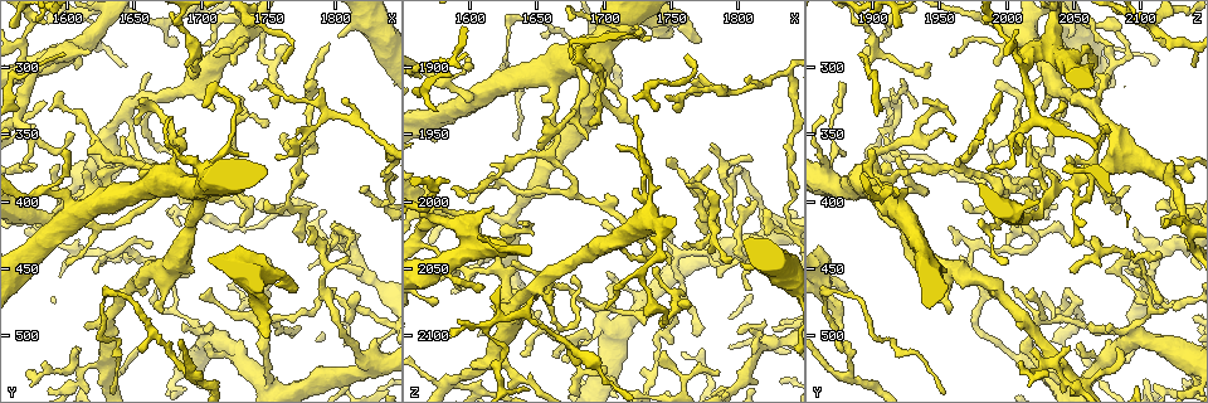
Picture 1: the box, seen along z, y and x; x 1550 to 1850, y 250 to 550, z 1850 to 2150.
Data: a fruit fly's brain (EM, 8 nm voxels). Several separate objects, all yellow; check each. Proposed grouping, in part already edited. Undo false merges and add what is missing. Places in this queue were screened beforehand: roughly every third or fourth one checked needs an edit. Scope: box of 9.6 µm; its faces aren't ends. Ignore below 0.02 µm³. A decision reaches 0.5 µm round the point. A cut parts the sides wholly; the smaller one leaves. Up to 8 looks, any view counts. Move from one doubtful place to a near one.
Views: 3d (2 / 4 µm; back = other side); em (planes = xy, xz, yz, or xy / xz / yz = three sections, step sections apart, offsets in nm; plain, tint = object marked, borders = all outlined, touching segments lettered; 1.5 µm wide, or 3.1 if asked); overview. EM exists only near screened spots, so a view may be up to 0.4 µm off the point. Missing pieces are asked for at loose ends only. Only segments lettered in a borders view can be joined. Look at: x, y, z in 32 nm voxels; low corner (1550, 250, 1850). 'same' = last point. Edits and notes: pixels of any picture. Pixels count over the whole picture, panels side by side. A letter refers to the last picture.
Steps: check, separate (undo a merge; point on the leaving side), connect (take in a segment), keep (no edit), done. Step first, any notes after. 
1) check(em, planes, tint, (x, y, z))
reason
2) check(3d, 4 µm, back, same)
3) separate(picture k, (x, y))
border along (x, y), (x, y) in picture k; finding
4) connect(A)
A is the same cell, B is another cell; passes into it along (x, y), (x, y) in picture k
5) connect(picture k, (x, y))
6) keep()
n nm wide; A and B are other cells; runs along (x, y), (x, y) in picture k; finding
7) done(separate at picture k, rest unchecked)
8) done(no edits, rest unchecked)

check(em, xz, step 4, tint, (1754, 452, 2084))
abrupt turn

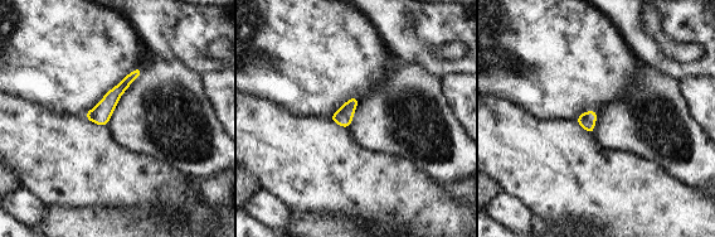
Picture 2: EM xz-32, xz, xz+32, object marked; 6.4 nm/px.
check(em, xy, step 4, borders, same)

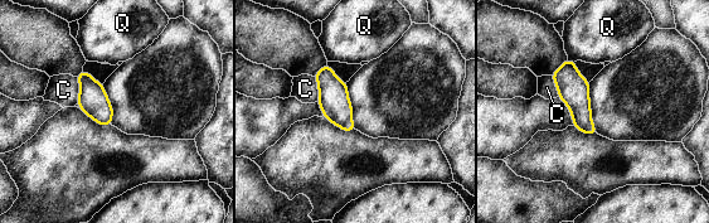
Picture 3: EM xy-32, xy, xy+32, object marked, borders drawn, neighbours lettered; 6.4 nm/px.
keep()
C touches over 180 nm; C and Q are other cells; continuous, no second neuron

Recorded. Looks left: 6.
check(3d, 4 µm, (1606, 506, 2048))
thin end

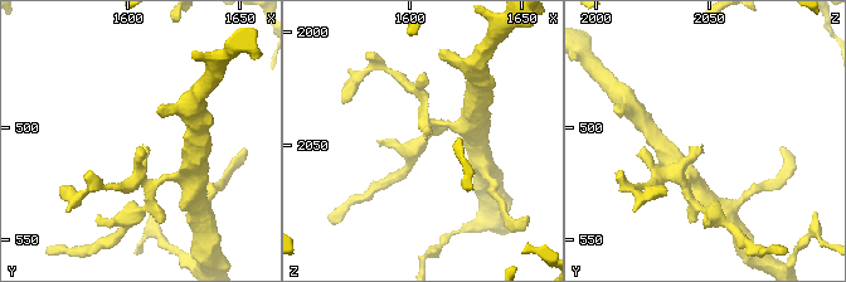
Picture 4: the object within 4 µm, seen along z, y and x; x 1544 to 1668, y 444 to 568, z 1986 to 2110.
check(em, planes, borders, (1607, 508, 2048))

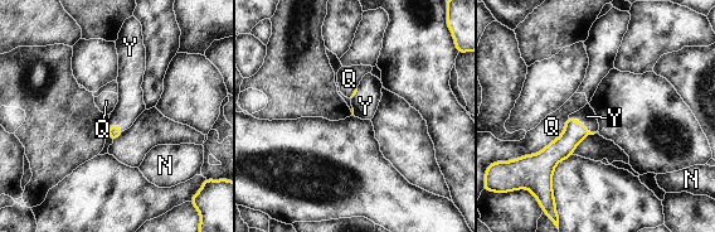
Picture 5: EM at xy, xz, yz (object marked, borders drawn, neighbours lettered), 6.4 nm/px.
connect(Y)
Y is the same cell, N and Q are other cells; passes into it along (574, 131), (582, 124), (587, 116) in picture 5; the neuron continues

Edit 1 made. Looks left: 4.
check(overview)

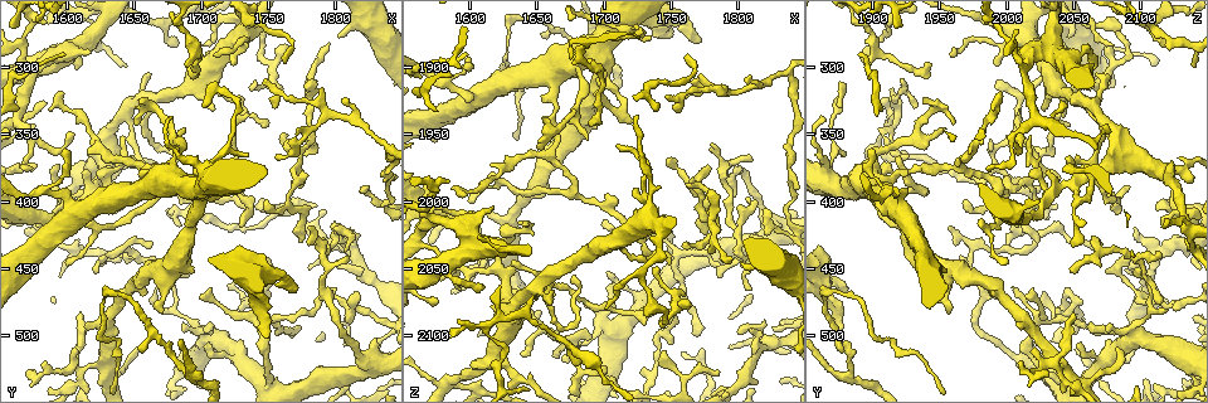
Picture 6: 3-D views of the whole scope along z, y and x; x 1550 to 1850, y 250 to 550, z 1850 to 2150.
check(3d, 2 µm, back, (1692, 530, 1882))
arms part here

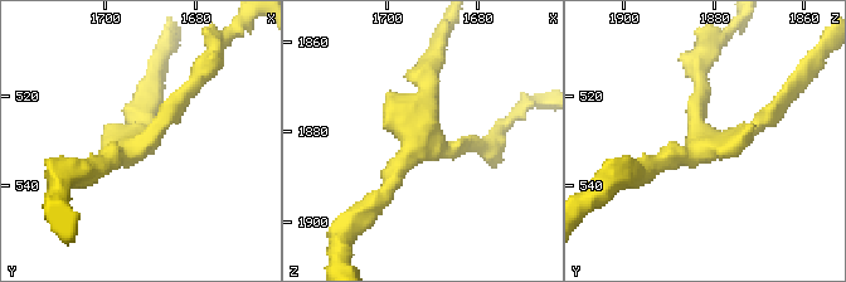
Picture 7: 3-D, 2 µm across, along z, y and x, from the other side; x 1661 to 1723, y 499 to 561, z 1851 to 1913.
check(em, yz, step 4, tint, (1691, 531, 1883))
3 arms

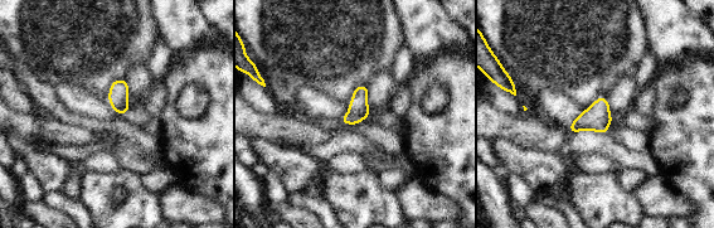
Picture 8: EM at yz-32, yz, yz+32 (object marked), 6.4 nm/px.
check(em, planes, borders, same)
another direction

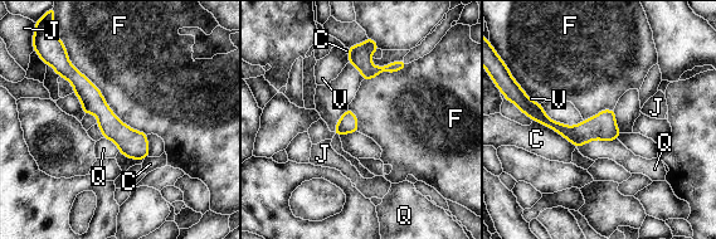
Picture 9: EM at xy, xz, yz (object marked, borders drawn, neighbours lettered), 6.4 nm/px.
keep()
C, F, J, Q and V are other cells; border along (617, 137), (590, 140), (576, 147) in picture 9; all the same neuron

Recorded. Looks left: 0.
done(connect at picture 5, rest unchecked)

